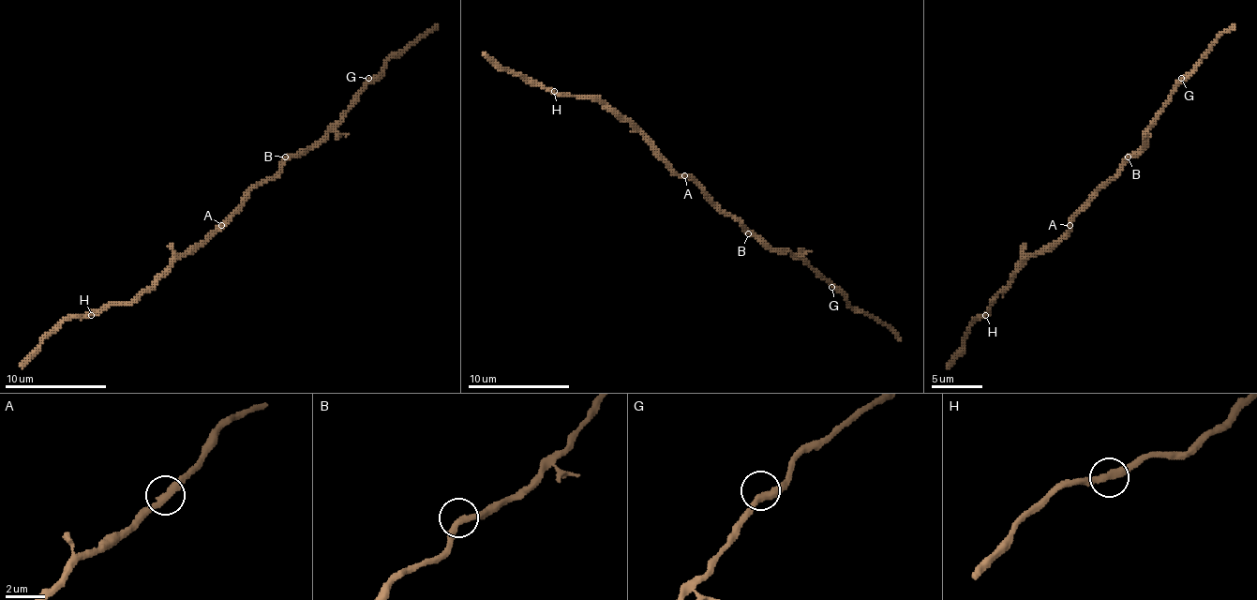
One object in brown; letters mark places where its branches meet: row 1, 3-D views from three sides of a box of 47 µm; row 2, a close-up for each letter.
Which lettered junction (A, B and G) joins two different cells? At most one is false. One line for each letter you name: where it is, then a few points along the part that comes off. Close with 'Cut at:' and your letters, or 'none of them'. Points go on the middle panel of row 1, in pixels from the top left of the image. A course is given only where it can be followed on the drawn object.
Cut at: none of them

